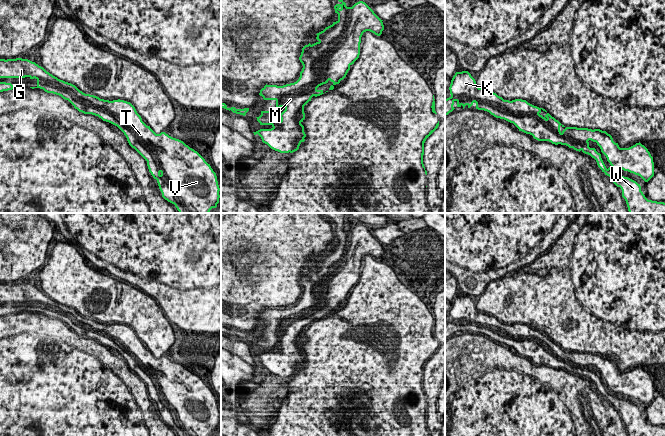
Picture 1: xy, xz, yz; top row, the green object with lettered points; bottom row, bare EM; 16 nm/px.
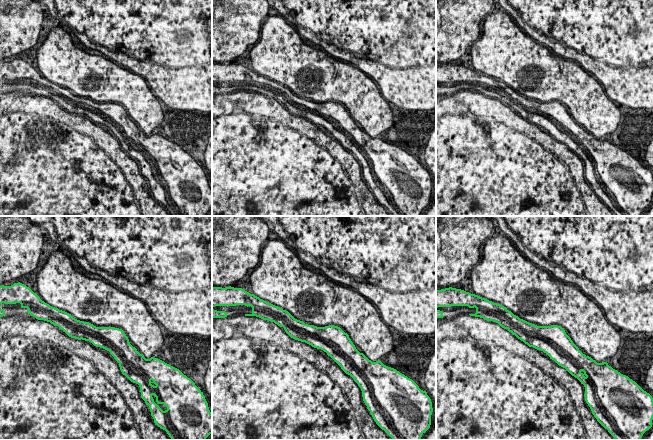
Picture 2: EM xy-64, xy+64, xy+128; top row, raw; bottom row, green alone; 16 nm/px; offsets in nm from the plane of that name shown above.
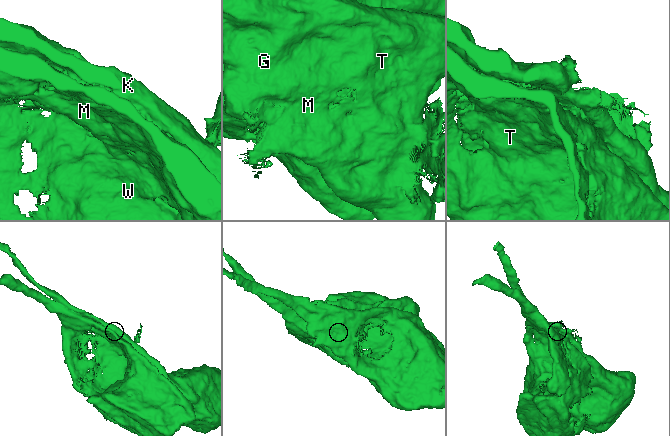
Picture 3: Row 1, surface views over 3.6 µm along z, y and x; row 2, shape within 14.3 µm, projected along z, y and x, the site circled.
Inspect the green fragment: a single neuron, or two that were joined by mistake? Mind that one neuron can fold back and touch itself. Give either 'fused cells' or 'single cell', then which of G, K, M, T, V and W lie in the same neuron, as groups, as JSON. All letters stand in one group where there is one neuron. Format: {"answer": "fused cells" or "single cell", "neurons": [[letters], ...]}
{"answer": "fused cells", "neurons": [["G", "K", "T", "V"], ["M", "W"]]}

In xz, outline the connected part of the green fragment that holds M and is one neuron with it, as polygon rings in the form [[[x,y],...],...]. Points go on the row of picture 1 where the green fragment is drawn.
[[[343,0],[338,1],[340,3],[334,6],[338,20],[316,34],[316,43],[302,48],[299,60],[303,68],[299,79],[283,86],[266,84],[259,93],[264,100],[275,100],[277,108],[286,107],[293,98],[307,95],[328,83],[325,72],[329,66],[336,66],[334,53],[346,41],[352,20],[352,7],[347,7]]]

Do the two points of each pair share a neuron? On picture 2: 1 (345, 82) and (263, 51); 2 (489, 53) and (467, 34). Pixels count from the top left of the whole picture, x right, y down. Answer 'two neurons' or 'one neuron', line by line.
1: one neuron
2: two neurons

